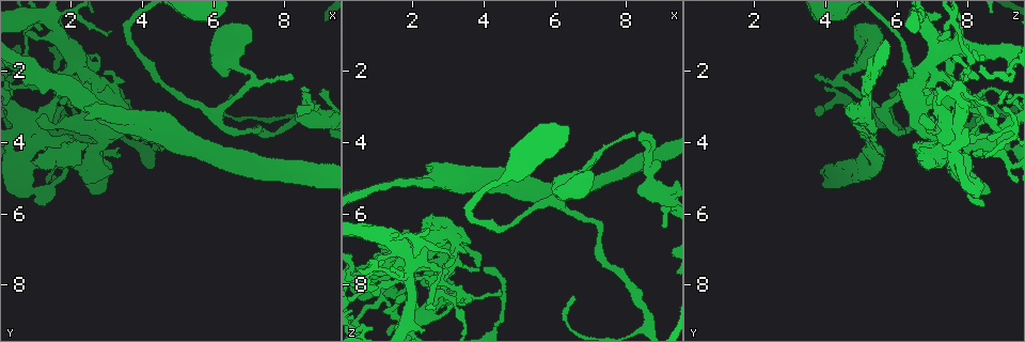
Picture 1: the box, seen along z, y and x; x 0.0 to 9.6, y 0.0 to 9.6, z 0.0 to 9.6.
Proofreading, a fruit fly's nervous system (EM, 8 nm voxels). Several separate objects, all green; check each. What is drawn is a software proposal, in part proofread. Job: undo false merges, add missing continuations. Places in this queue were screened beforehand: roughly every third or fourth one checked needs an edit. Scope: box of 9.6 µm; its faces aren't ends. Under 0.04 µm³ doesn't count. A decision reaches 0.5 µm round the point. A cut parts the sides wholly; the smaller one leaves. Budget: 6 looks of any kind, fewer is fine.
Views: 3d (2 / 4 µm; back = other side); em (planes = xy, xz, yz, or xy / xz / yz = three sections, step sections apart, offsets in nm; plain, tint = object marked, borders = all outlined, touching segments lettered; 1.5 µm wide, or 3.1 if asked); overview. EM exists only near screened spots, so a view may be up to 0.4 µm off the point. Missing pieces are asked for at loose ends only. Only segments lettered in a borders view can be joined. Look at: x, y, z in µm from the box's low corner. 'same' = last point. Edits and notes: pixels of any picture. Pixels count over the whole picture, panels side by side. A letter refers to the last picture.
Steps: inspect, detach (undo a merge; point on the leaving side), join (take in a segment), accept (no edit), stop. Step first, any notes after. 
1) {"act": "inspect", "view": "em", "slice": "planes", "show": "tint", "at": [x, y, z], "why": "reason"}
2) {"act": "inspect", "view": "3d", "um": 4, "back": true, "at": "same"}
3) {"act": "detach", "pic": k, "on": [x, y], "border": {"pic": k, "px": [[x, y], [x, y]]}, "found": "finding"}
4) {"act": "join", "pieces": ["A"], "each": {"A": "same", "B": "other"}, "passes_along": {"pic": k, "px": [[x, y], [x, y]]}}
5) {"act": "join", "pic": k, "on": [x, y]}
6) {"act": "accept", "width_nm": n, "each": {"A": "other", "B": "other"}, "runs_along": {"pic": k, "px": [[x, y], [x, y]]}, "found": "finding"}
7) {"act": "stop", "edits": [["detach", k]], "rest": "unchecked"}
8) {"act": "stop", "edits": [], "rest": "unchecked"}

{"act": "inspect", "view": "3d", "um": 4, "at": [1.50, 3.45, 7.05], "why": "closes a loop"}

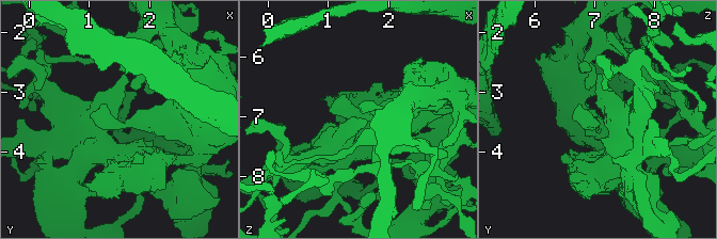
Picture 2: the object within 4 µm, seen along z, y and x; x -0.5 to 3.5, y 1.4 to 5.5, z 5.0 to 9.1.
{"act": "inspect", "view": "em", "slice": "planes", "show": "borders", "at": [1.50, 3.55, 7.00], "why": "need the tissue"}

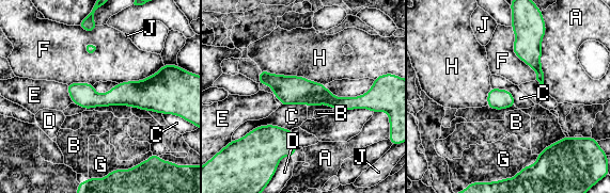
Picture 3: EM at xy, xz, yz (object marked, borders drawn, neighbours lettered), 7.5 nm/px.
{"act": "accept", "each": {"A": "other", "B": "other", "C": "other", "D": "other", "E": "other", "F": "other", "G": "other", "H": "other", "J": "other"}, "border": {"pic": 3, "px": [[374, 80], [356, 96], [328, 89]]}, "found": "continuous, no second cell"}

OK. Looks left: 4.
{"act": "inspect", "view": "em", "slice": "planes", "show": "borders", "at": [6.45, 2.65, 8.35], "why": "free end"}

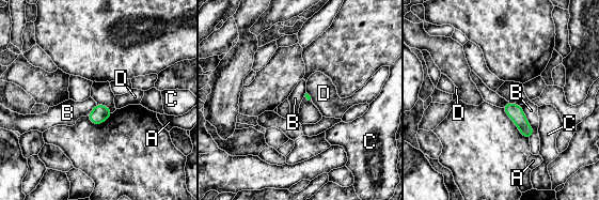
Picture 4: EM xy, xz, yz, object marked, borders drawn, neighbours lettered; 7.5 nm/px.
{"act": "accept", "longest_contact_nm": ["B", 280], "each": {"A": "other", "B": "other", "C": "other", "D": "other"}, "border": {"pic": 4, "px": [[519, 105], [533, 129], [530, 139]]}, "found": "none of them fits"}

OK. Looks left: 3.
{"act": "inspect", "view": "3d", "um": 2, "back": true, "at": [7.05, 2.15, 4.45], "why": "abrupt turn"}

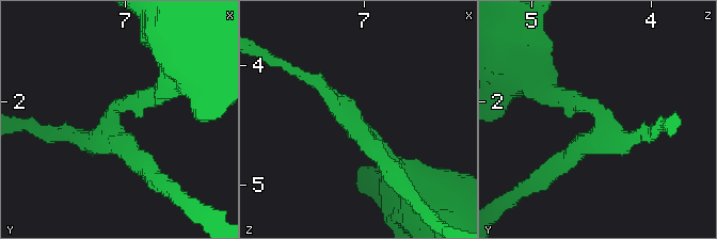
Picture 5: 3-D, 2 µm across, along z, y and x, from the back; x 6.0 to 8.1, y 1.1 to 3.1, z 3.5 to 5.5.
{"act": "inspect", "view": "em", "slice": "yz", "step": 4, "show": "borders", "at": [7.10, 2.12, 4.44], "why": "need the tissue"}

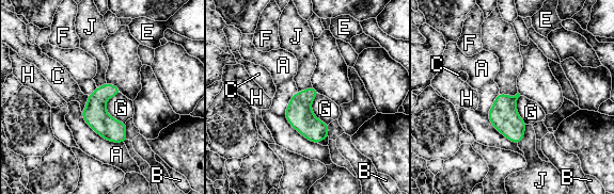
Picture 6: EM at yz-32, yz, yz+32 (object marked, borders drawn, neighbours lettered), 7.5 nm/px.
{"act": "accept", "longest_contact_nm": ["A", 440], "each": {"A": "other", "B": "other", "C": "other", "E": "other", "F": "other", "G": "other", "H": "other", "J": "other"}, "border": {"pic": 6, "px": [[120, 93], [106, 110], [125, 123]]}, "found": "continuous, no second cell"}

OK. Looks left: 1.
{"act": "stop", "edits": [], "rest": "unchecked"}

